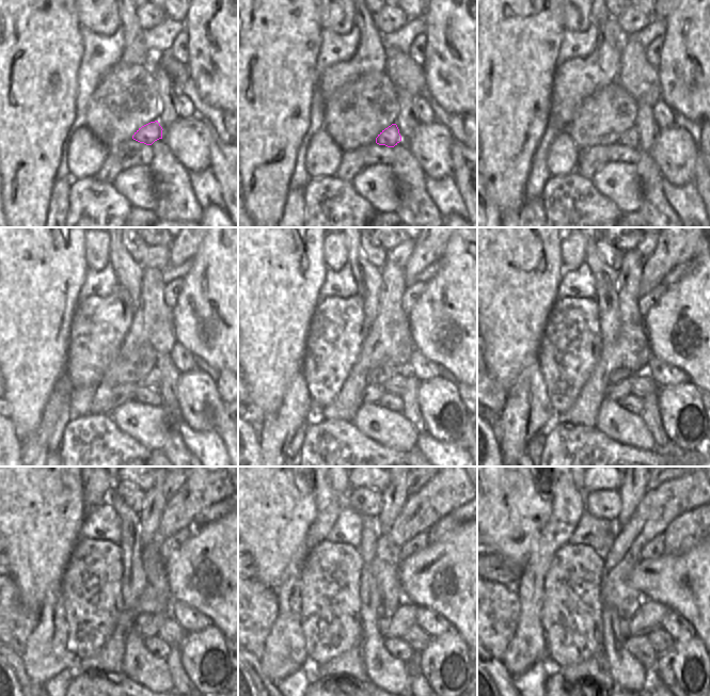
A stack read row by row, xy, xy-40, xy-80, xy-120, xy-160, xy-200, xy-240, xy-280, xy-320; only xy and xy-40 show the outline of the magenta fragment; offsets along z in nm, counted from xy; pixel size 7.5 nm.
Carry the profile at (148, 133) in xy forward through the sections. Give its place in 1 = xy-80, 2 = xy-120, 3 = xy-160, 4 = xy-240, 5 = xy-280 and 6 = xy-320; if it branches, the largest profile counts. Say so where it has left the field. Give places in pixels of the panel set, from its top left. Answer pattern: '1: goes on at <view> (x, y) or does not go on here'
1: goes on at xy-80 (630, 139)
2: goes on at xy-120 (154, 379)
3: goes on at xy-160 (395, 384)
4: goes on at xy-240 (171, 632)
5: goes on at xy-280 (416, 637)
6: goes on at xy-320 (661, 641)

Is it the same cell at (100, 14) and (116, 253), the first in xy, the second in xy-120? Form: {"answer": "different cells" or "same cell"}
{"answer": "different cells"}

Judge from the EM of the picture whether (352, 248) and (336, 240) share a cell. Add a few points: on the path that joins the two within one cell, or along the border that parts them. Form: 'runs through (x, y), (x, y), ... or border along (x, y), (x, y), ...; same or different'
border along (345, 238), (348, 262); different

